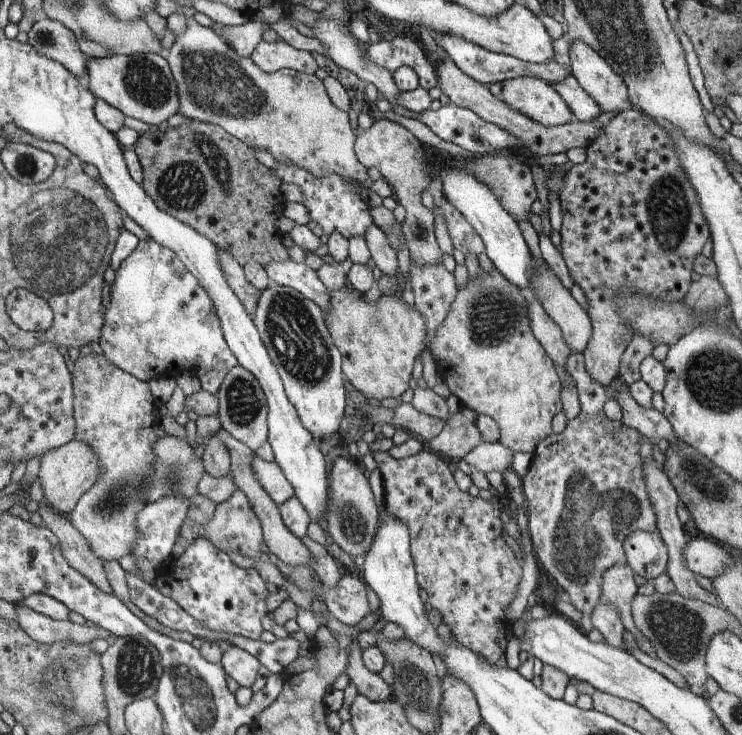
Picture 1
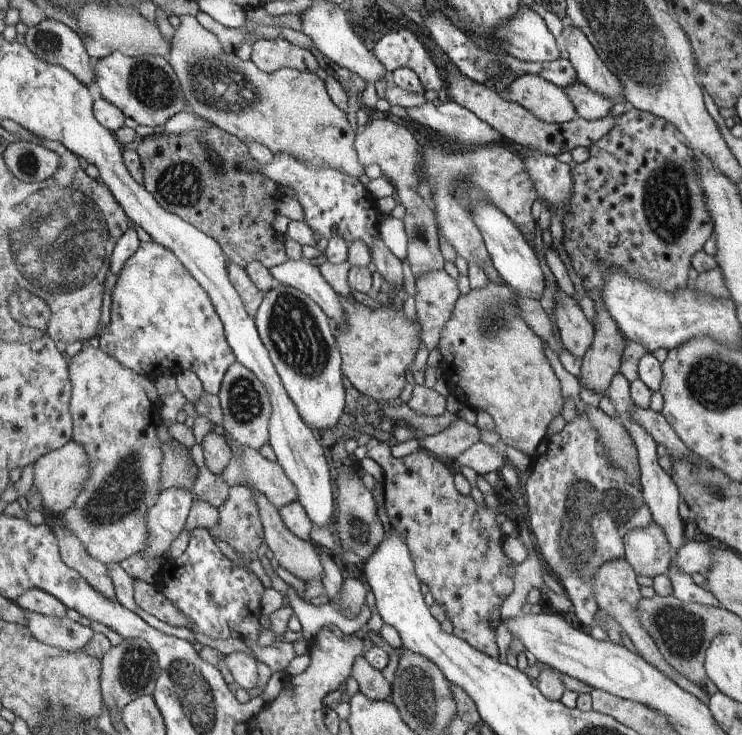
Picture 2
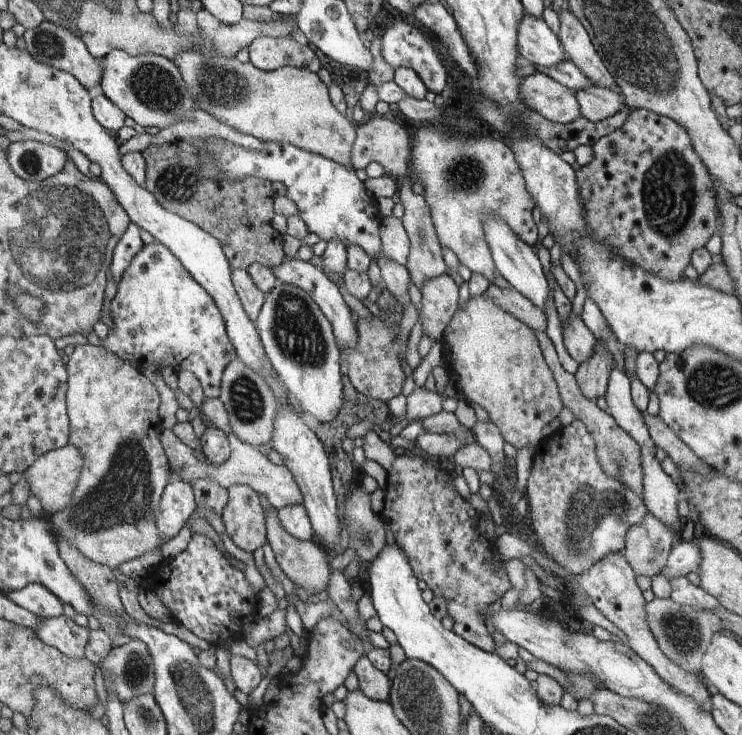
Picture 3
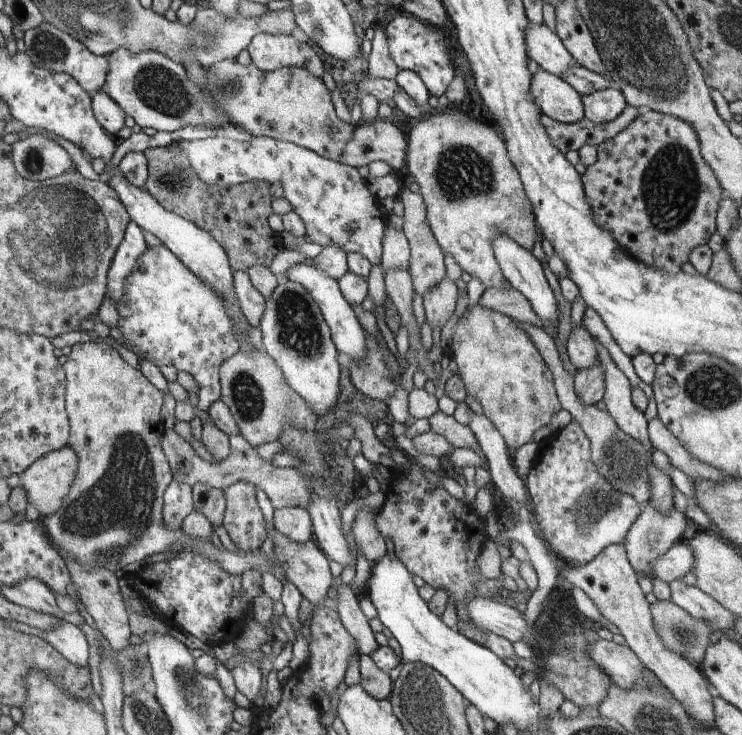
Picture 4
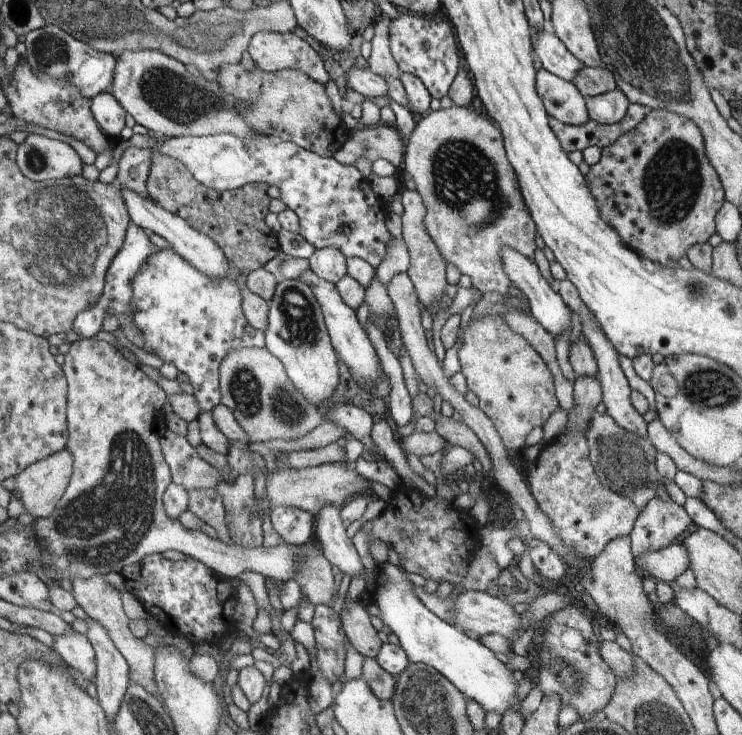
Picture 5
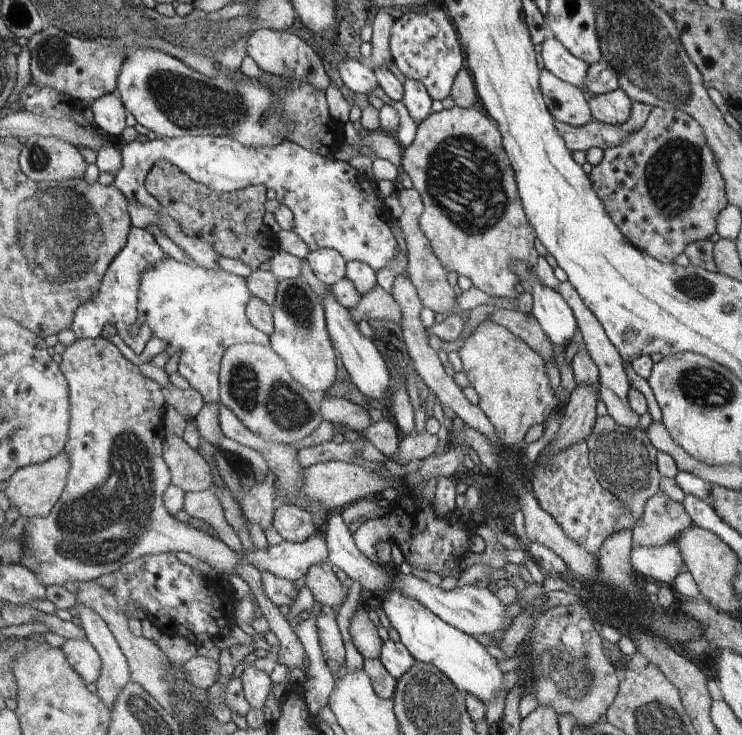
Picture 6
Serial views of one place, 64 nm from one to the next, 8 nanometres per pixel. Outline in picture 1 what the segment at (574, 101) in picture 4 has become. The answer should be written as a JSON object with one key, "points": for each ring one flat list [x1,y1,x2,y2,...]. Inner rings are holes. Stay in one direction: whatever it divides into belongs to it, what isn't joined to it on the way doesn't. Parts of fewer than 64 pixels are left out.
{"points":[[516,77,503,81,500,98,512,110,547,127,565,125,575,119,574,112,561,94,544,79]]}

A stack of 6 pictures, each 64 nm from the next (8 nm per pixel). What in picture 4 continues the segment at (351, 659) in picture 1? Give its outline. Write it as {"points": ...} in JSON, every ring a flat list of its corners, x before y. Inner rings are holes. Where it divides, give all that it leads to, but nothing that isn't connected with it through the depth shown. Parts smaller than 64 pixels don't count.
{"points":[[359,655,360,686,376,699,388,699,392,692,394,675,380,670,370,655]]}

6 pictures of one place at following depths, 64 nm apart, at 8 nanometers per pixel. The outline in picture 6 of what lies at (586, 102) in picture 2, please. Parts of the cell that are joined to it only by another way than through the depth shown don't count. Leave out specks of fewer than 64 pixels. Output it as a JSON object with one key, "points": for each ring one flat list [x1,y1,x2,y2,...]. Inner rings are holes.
{"points":[[621,89,588,97,593,119,610,125,628,122,632,116,632,104,632,100]]}

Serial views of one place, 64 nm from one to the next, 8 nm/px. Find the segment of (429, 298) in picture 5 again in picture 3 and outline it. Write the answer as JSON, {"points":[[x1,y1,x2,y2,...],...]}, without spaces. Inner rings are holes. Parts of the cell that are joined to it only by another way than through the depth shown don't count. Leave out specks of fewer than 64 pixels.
{"points":[[368,117,360,124,358,140,354,144,351,161,354,169,365,169,367,164,377,162,394,180,400,180,395,198,405,208,401,221,409,238,409,255,407,256,406,267,410,272,412,282,421,289,421,286,429,278,446,273,447,264,443,259,443,248,435,231,431,212,424,195,412,191,415,180,411,172,412,147,408,130,406,130,404,124,398,124,395,117]]}

